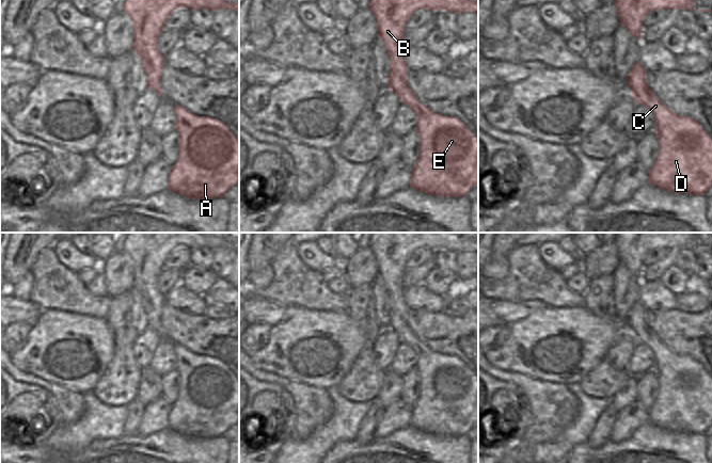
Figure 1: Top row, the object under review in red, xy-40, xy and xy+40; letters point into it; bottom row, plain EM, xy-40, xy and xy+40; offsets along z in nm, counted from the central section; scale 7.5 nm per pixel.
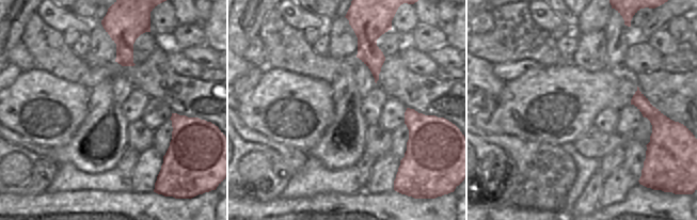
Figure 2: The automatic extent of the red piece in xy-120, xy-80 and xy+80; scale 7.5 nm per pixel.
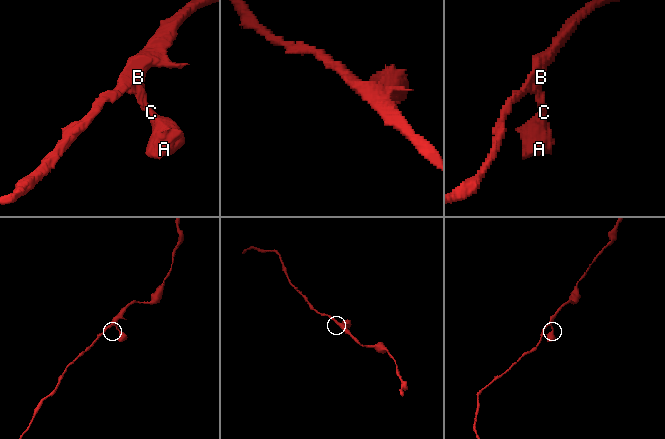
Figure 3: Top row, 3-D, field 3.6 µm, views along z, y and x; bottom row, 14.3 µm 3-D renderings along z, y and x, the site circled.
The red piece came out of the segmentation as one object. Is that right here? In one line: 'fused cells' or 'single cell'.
single cell

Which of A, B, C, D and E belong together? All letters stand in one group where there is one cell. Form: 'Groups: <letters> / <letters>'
Groups: A B C D E.

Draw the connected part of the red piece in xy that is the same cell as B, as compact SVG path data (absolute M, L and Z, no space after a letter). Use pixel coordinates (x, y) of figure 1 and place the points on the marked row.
M370 0L367 7L376 17L378 36L391 60L389 89L416 115L421 154L412 167L410 187L441 197L465 195L478 183L478 139L458 118L437 114L416 98L408 85L401 41L408 19L417 10L478 14L478 1Z

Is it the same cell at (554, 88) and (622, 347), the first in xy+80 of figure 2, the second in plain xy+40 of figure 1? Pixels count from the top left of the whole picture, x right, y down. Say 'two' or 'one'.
two

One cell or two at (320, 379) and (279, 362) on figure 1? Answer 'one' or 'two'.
one

